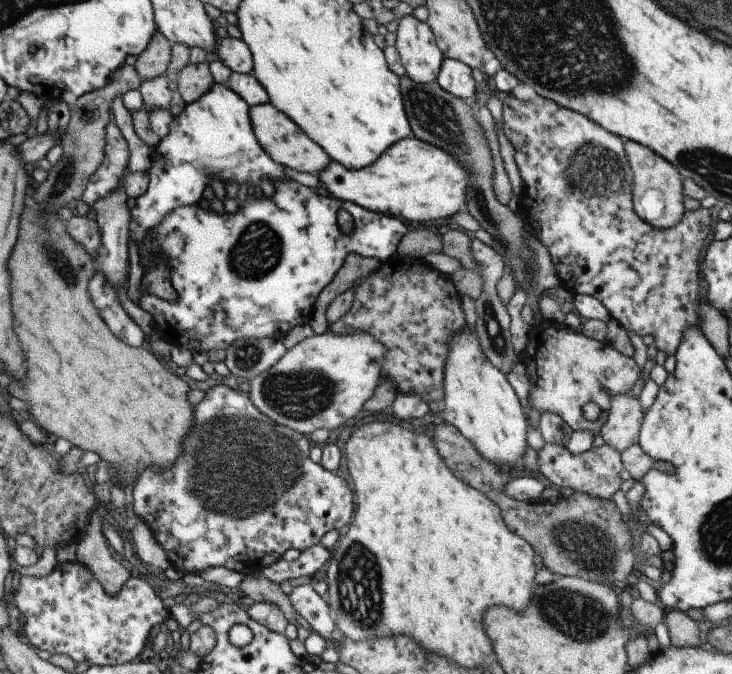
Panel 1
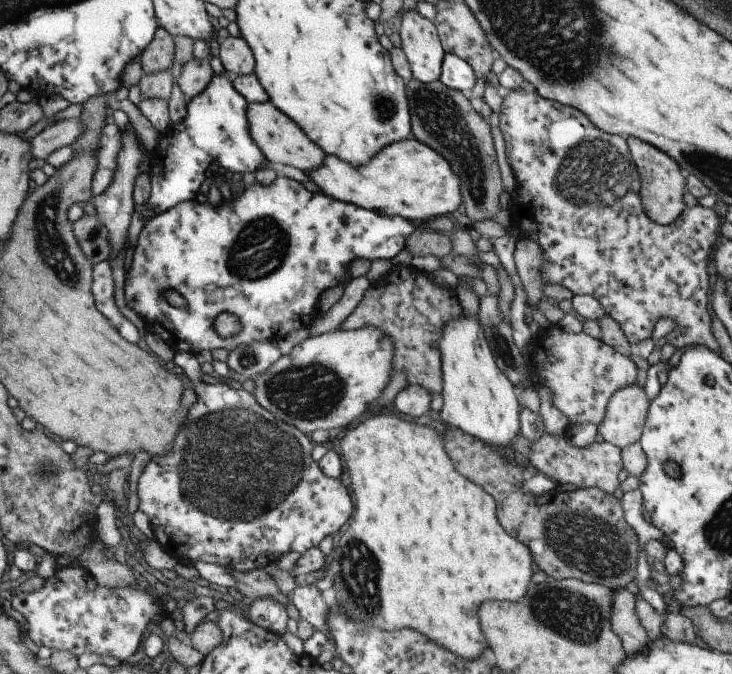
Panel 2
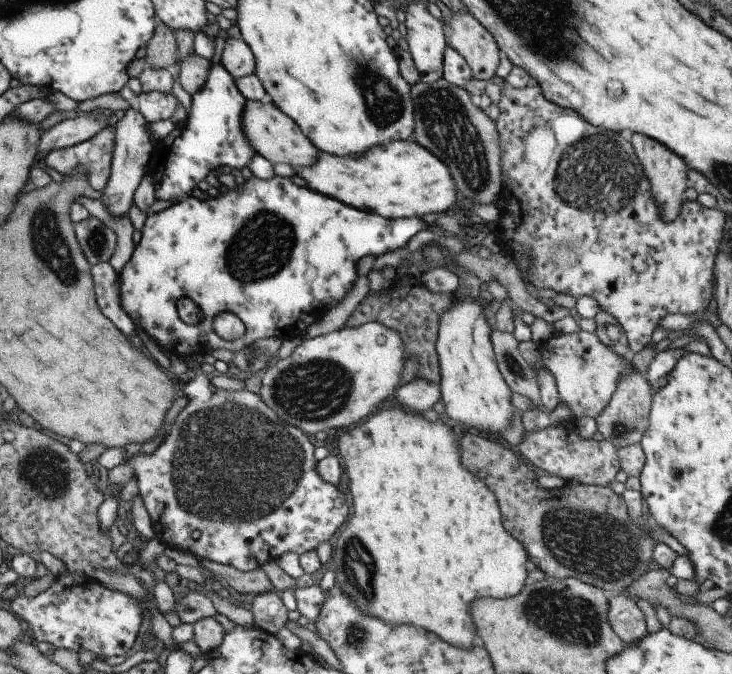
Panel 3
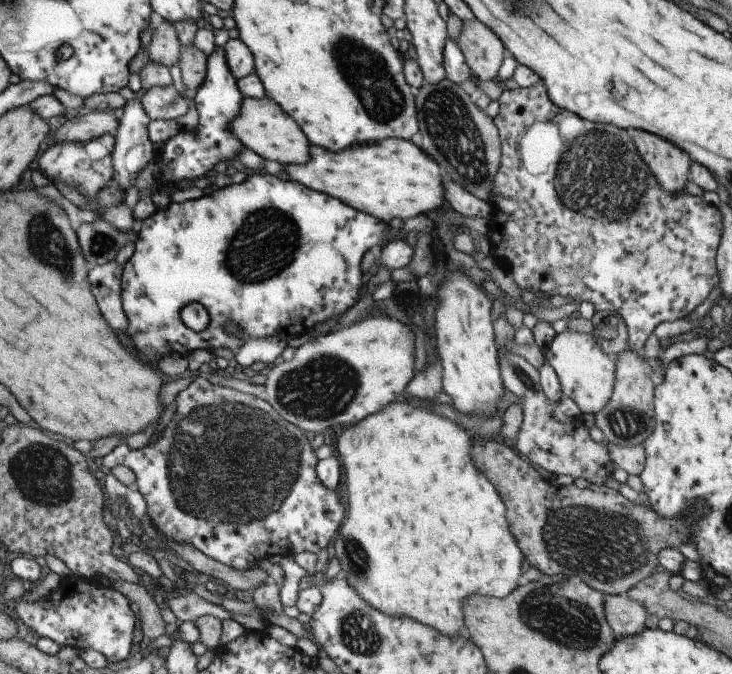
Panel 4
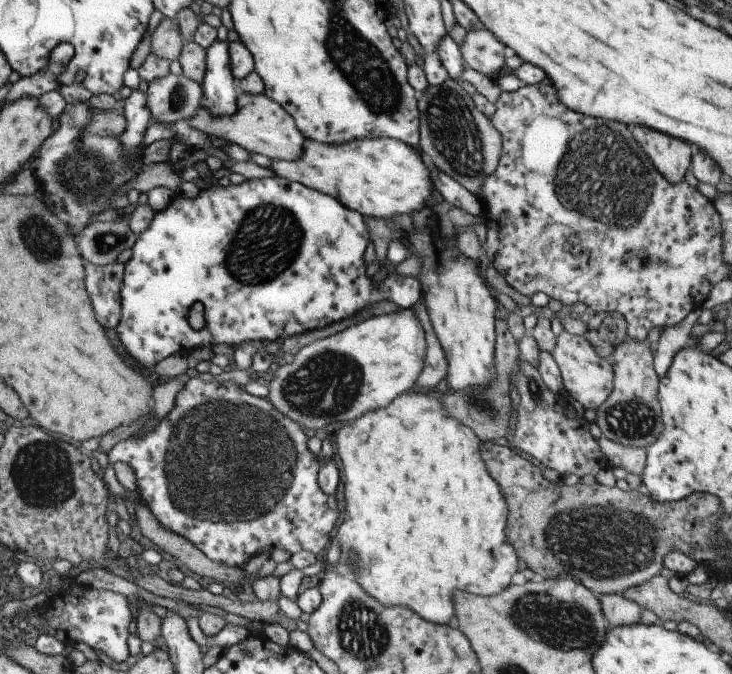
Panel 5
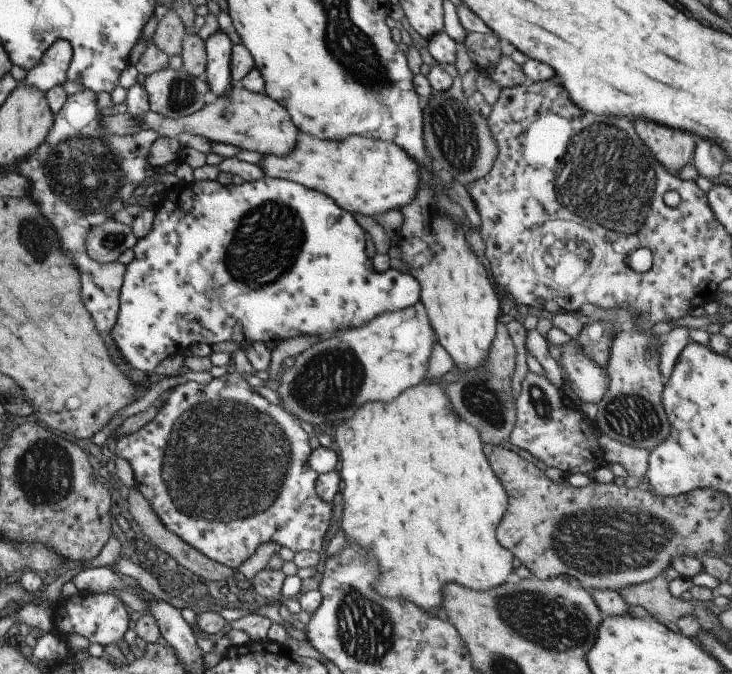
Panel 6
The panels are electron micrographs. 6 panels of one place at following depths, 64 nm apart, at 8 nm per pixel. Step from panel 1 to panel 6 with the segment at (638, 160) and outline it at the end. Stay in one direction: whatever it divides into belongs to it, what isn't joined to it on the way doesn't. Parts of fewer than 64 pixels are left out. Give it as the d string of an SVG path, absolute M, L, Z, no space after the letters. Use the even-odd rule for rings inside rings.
M636 120L634 128L658 163L672 175L678 176L677 173L692 162L694 138L690 134L674 132L646 120Z

